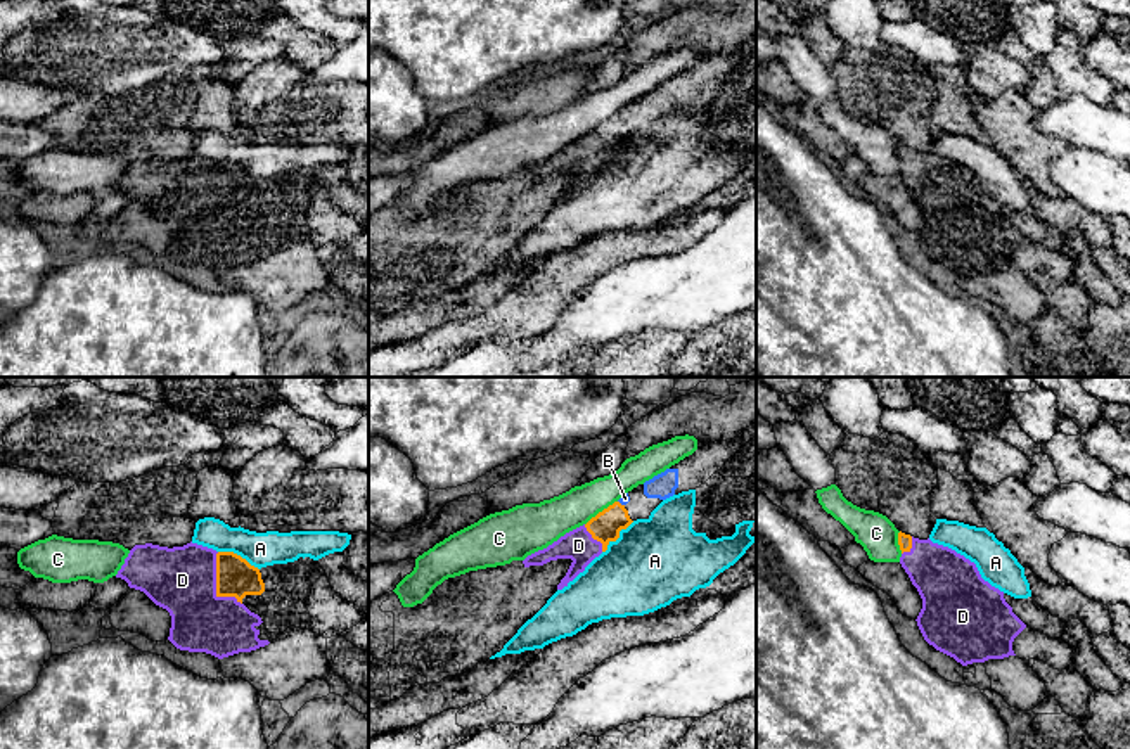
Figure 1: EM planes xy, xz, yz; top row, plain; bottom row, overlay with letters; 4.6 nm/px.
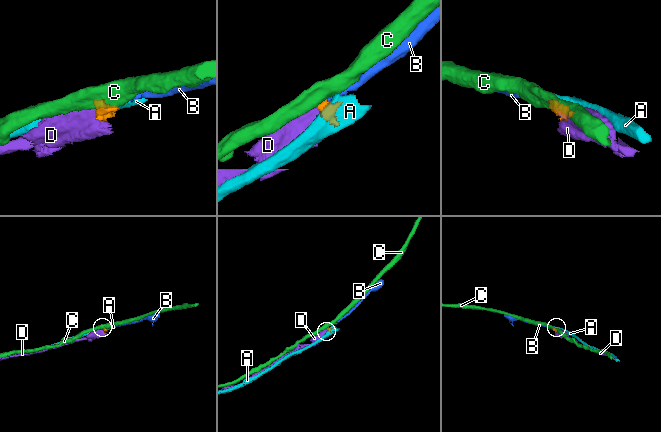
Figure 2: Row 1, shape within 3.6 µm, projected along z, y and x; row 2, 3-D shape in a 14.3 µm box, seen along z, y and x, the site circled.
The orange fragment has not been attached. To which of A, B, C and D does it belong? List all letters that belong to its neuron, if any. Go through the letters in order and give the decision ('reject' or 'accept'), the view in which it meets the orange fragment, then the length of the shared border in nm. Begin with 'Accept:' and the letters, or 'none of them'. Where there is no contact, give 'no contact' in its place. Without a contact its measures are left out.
Accept: B, D
A: reject; contact in xz; length 220 nm
B: accept; contact in xz; length 40 nm
C: reject; contact in xz; length 190 nm
D: accept; contact in xy; length 280 nm

